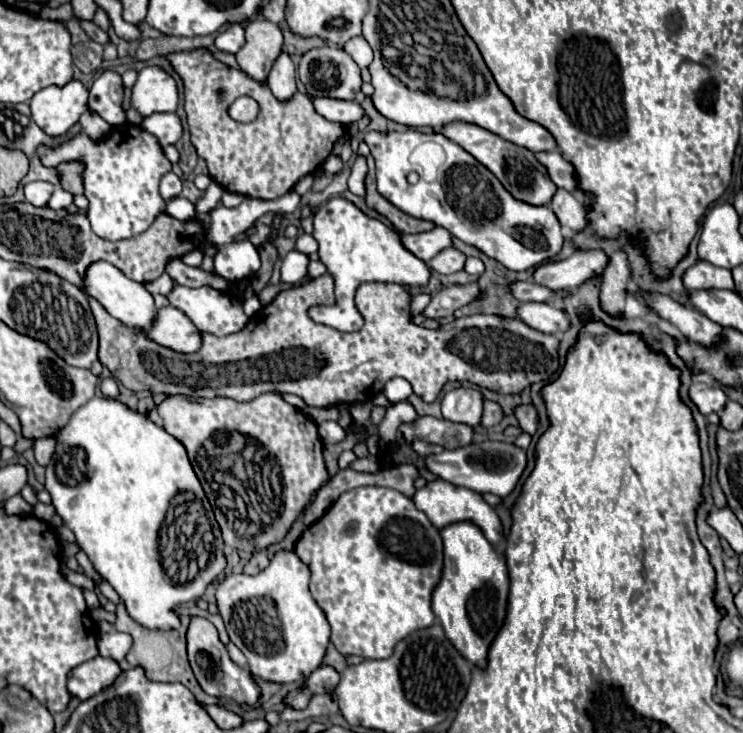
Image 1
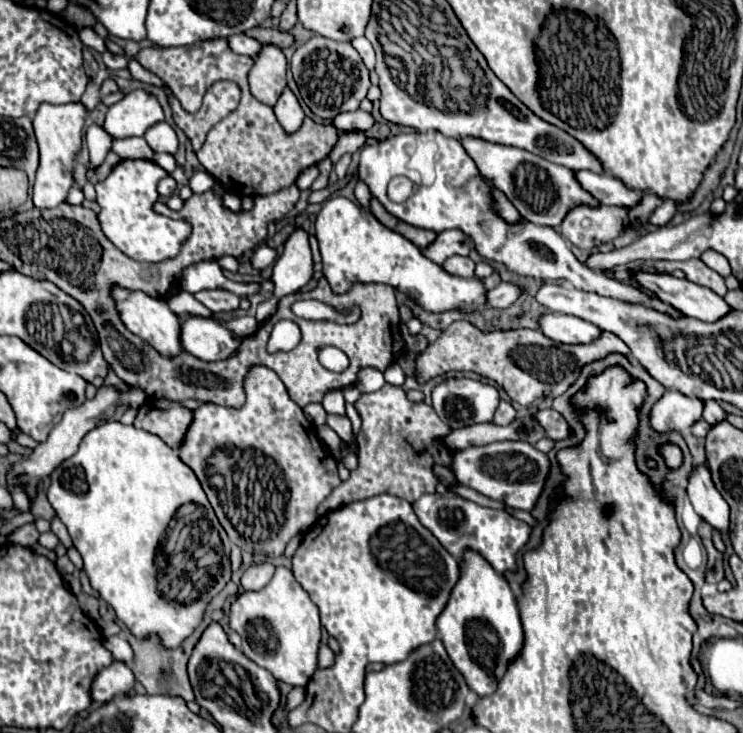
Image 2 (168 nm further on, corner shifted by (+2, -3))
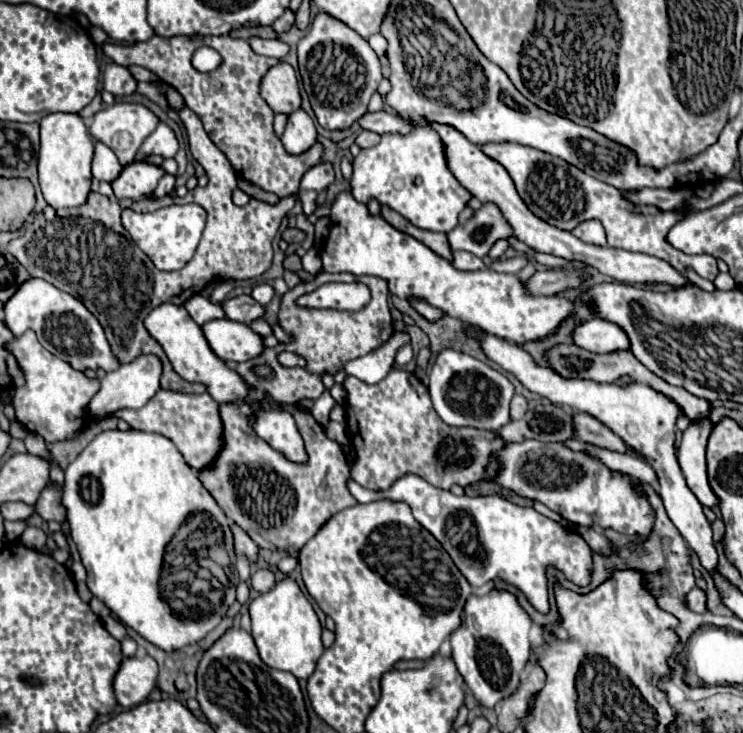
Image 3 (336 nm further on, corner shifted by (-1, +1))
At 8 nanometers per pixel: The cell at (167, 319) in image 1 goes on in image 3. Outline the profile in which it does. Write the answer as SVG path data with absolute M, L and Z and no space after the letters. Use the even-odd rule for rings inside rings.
M214 319L202 325L210 349L226 363L242 363L254 359L264 349L262 337L246 323L230 319Z

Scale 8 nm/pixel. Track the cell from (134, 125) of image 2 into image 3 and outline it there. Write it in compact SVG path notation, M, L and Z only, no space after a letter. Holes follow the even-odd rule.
M116 103L94 115L94 123L90 125L90 135L96 141L102 141L104 145L108 145L116 153L120 165L126 167L136 159L136 153L138 153L142 141L156 129L158 121L160 119L142 103Z

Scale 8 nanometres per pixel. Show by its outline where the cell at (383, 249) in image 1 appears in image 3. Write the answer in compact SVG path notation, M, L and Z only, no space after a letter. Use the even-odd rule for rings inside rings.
M350 191L336 195L330 209L330 233L320 251L326 273L376 275L388 281L390 293L400 299L420 299L442 313L462 319L468 325L488 327L490 335L522 343L552 333L558 323L574 309L578 315L592 315L588 307L576 307L568 299L532 297L524 291L522 281L510 273L458 271L446 259L430 251L418 239L394 229L380 215L372 215L364 203L358 203Z

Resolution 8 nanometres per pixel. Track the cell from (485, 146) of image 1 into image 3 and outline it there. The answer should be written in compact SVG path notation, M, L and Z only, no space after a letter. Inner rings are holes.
M486 143L480 147L484 155L490 159L498 161L512 177L518 195L526 203L526 207L546 223L572 231L580 221L584 219L600 219L600 223L606 229L608 235L608 245L610 247L620 247L626 251L636 251L636 253L646 253L652 257L658 257L662 261L668 261L674 269L684 271L686 267L692 267L700 277L714 281L718 275L716 259L712 255L686 255L682 251L676 251L664 235L668 233L668 227L672 223L680 221L682 215L676 211L660 211L658 207L640 207L634 203L628 203L620 191L608 183L602 183L598 179L592 179L578 167L542 153L538 149L518 145L518 143Z

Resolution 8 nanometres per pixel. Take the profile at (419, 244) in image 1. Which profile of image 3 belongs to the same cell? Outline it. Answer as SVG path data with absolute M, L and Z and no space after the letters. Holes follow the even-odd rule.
M484 203L476 215L464 223L454 227L448 235L450 249L452 251L470 251L476 257L484 257L496 239L506 239L512 235L512 229L508 223L504 223L504 217L500 215L500 209L492 203Z

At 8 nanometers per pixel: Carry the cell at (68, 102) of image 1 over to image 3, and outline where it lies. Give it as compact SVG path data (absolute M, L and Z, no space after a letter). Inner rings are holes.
M50 113L40 121L40 153L38 153L38 177L44 199L52 207L78 207L86 201L90 191L92 173L90 163L94 155L94 141L90 137L84 119L78 113Z

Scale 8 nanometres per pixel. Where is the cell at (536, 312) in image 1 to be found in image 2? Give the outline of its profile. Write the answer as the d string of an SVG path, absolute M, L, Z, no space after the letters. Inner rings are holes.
M547 313L541 317L541 331L557 343L593 343L601 337L601 329L589 321L577 319L573 315Z

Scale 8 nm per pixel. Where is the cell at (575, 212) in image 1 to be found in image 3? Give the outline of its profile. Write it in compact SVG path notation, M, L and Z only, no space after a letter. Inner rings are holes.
M596 219L582 221L582 223L572 231L572 235L576 235L578 239L582 239L584 243L592 243L592 245L600 245L600 247L606 245L604 227L602 227L602 223L596 221Z

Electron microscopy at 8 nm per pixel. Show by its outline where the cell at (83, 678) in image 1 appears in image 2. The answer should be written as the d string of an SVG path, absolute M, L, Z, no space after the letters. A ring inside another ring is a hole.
M115 661L113 665L105 667L93 681L93 701L99 701L99 703L107 703L109 699L117 697L117 695L125 695L125 693L131 693L133 691L133 685L135 685L135 675L133 671L121 663L121 661Z

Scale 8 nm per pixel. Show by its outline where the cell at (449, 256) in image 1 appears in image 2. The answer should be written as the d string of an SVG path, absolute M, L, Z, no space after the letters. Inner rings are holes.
M453 255L443 263L443 269L451 275L457 277L473 277L475 275L475 263L469 257L461 257L461 255Z

